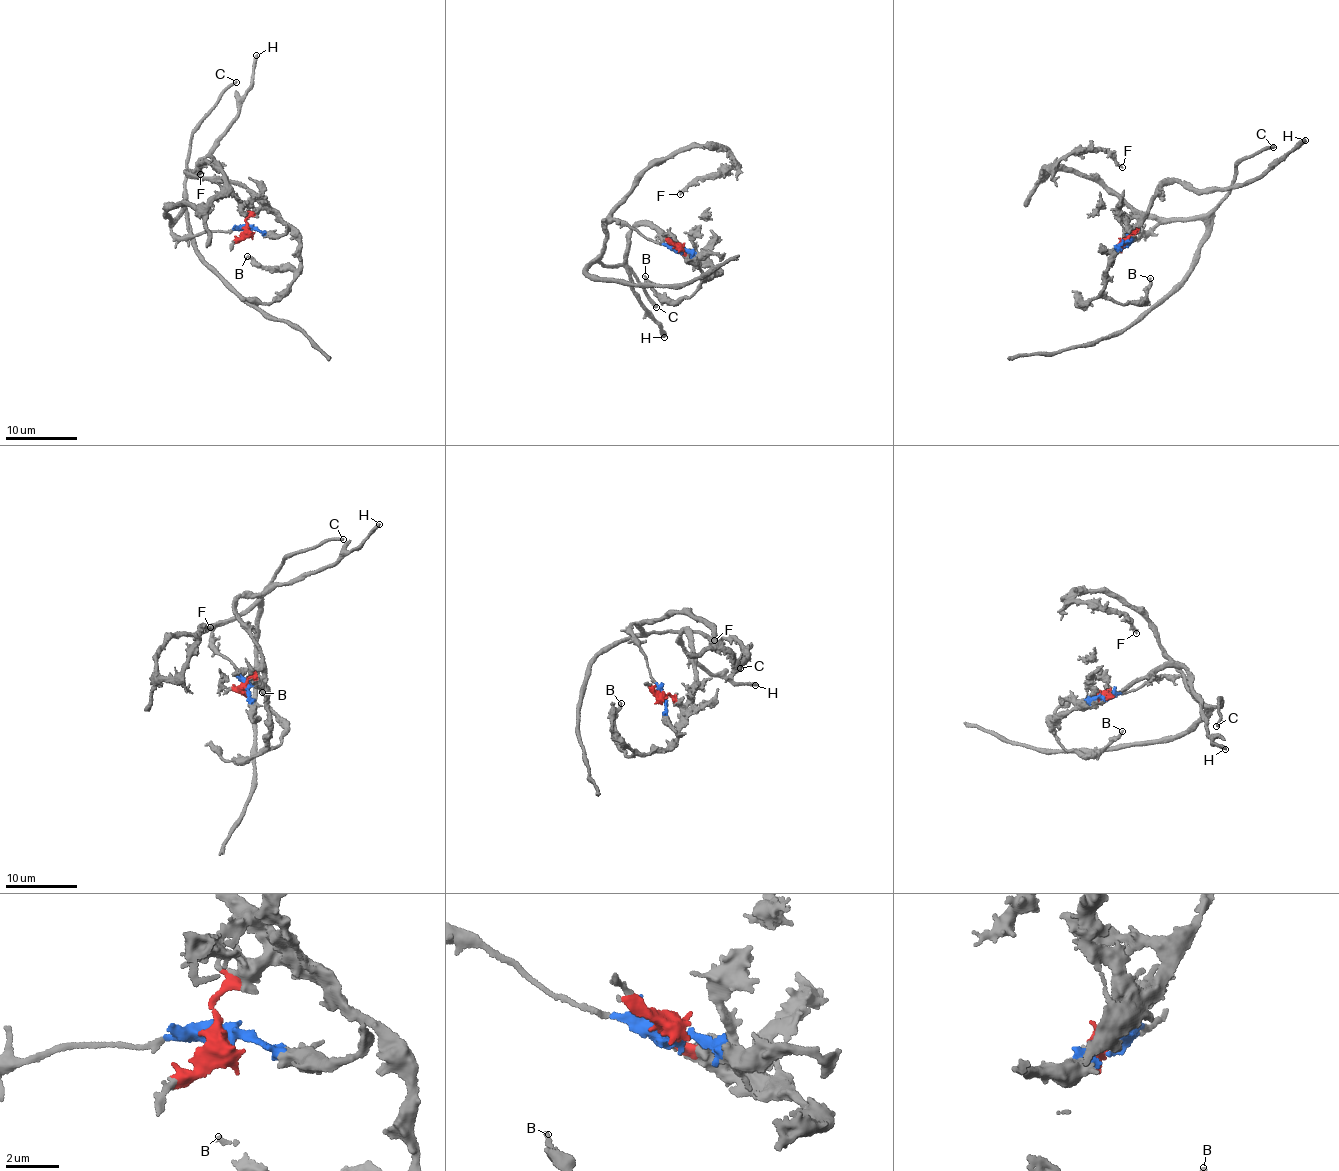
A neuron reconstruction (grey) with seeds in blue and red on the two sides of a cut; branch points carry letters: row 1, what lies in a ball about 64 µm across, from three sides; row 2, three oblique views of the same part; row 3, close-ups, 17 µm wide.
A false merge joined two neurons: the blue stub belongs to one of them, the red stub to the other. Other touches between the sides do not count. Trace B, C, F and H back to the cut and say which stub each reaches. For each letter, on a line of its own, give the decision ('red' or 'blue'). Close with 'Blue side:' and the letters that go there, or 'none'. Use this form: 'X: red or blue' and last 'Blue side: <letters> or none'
B: red
C: blue
F: blue
H: red
Blue side: C, F

